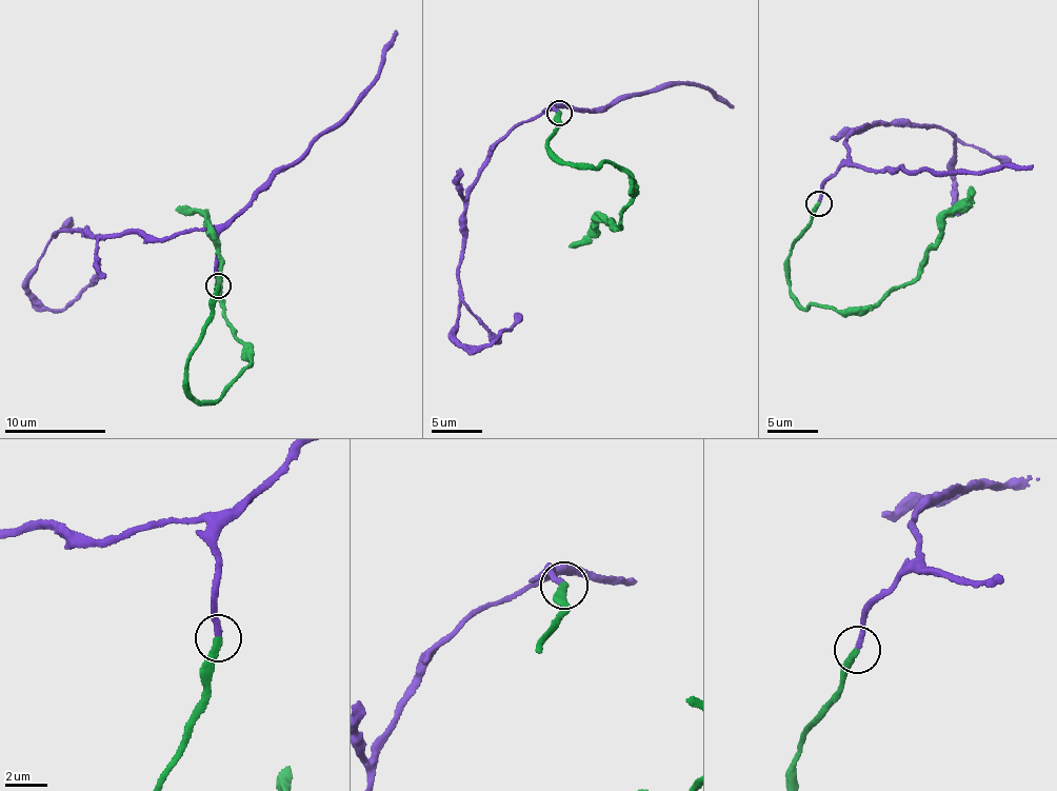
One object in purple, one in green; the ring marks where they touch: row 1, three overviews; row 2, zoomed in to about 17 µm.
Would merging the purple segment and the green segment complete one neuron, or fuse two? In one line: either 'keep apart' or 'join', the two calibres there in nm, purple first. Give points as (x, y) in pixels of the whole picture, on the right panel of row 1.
join | 260/300 nm

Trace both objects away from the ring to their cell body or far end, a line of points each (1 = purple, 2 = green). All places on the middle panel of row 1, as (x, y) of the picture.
1: (559, 112), (553, 102), (497, 142), (464, 216), (459, 325), (453, 334), (474, 349), (491, 343), (518, 312)
2: (559, 112), (562, 125), (547, 145), (557, 159), (612, 163), (630, 175), (621, 224), (596, 222), (569, 244)

